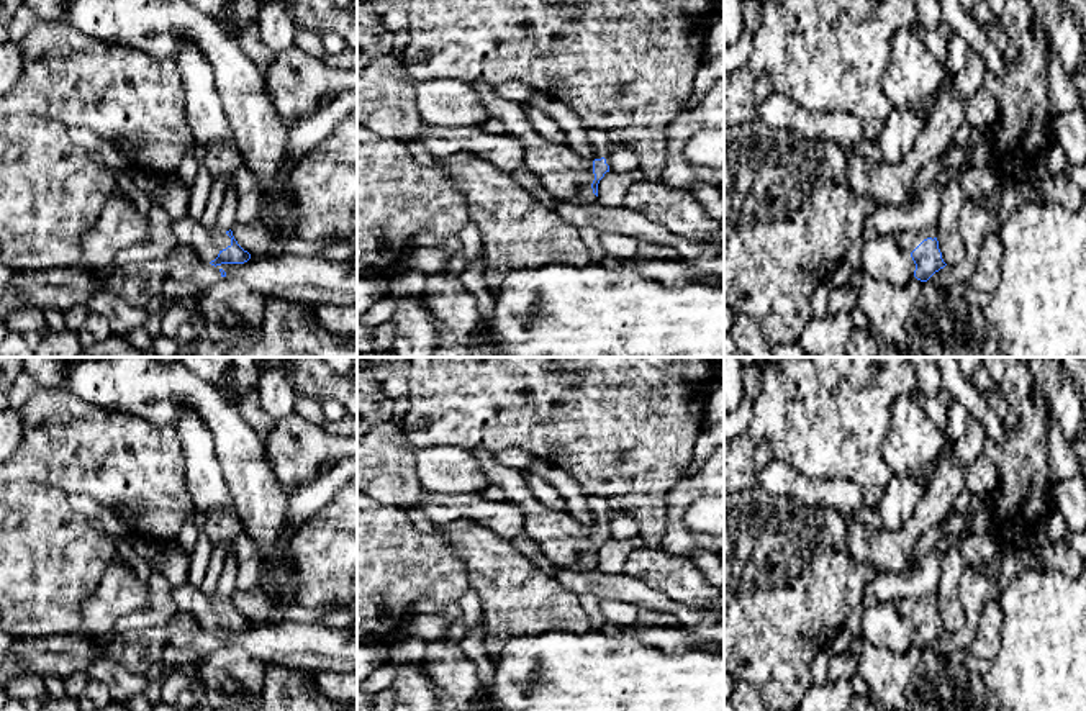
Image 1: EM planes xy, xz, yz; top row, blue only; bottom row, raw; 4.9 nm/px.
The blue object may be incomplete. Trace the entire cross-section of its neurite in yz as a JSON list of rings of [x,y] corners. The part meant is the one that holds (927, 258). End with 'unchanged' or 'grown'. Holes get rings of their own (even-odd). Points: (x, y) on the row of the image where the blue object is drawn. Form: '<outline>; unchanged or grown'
[[[935,226],[922,231],[901,229],[893,234],[893,239],[899,249],[912,257],[916,264],[914,277],[921,282],[927,282],[935,272],[947,265],[939,249]]]; grown

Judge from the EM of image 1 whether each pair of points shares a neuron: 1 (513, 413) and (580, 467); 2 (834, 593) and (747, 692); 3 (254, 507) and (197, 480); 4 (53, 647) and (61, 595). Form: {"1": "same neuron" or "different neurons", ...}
{"1": "same neuron", "2": "different neurons", "3": "different neurons", "4": "different neurons"}

